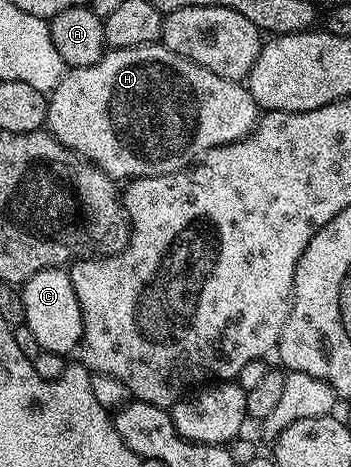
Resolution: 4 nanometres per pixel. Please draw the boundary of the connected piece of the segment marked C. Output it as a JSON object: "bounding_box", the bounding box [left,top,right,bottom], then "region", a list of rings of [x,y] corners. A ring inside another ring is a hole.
{"bounding_box":[20,268,84,355],"region":[[[65,268],[36,271],[36,275],[22,282],[20,292],[24,299],[25,325],[42,351],[70,355],[81,346],[84,319],[80,315],[80,299],[76,299],[72,279]]]}

